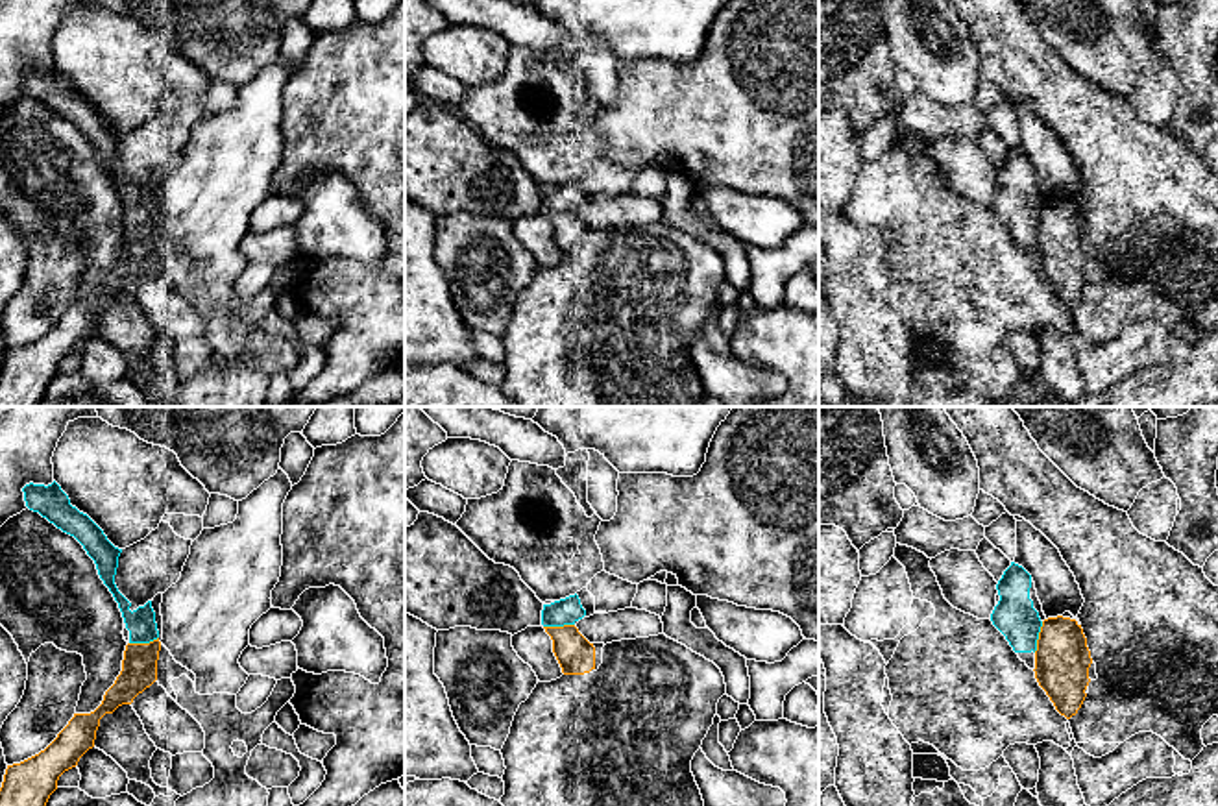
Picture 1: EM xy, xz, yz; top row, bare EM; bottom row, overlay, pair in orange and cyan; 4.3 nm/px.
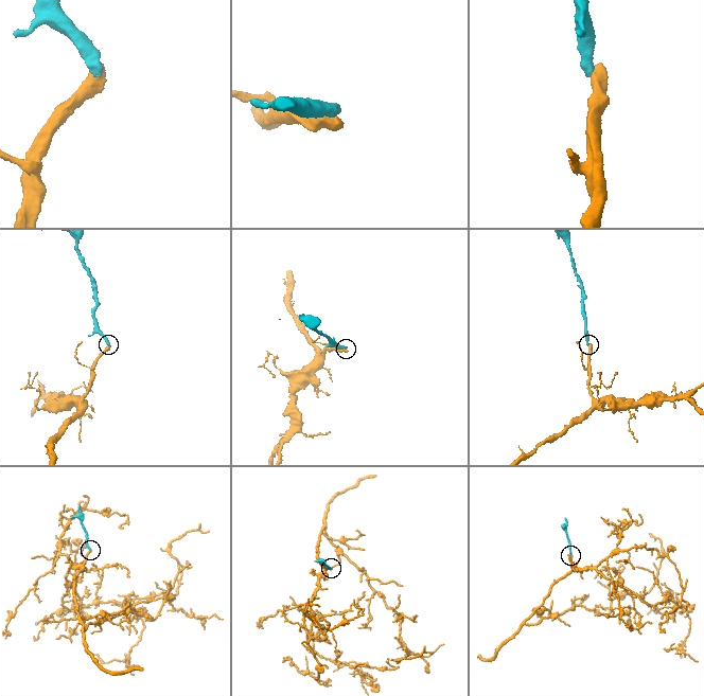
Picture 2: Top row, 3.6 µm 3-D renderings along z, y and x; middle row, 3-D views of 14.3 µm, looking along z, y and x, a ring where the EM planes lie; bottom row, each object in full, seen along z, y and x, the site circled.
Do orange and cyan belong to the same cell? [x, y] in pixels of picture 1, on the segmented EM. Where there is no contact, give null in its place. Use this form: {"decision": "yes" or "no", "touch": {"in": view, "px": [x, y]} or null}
{"decision": "no", "touch": {"in": "xz", "px": [559, 627]}}

